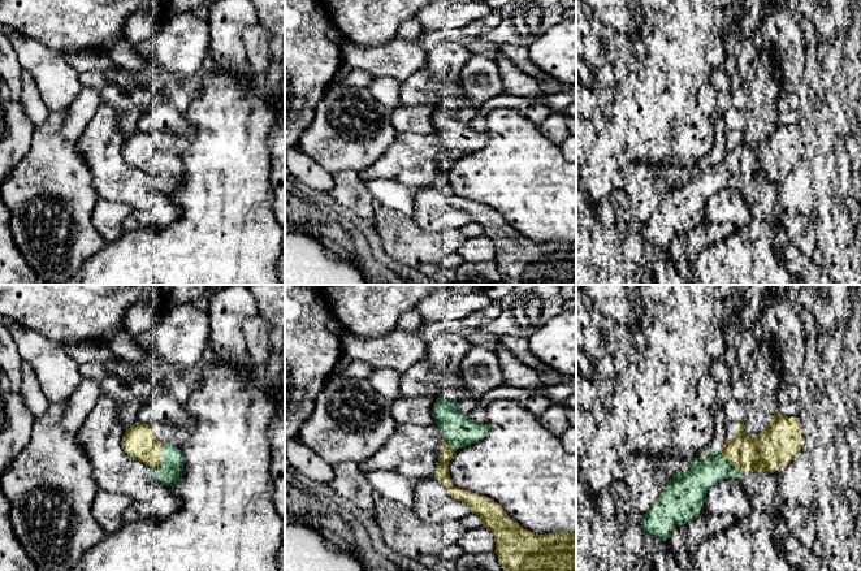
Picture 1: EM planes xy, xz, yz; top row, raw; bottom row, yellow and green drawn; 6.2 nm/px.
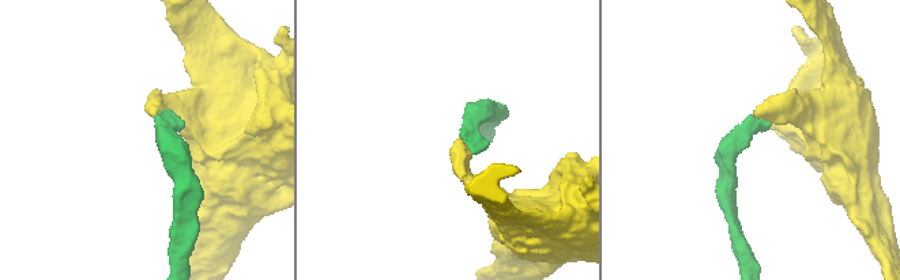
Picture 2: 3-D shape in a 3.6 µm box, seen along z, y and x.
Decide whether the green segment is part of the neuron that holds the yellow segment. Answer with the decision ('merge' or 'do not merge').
merge

